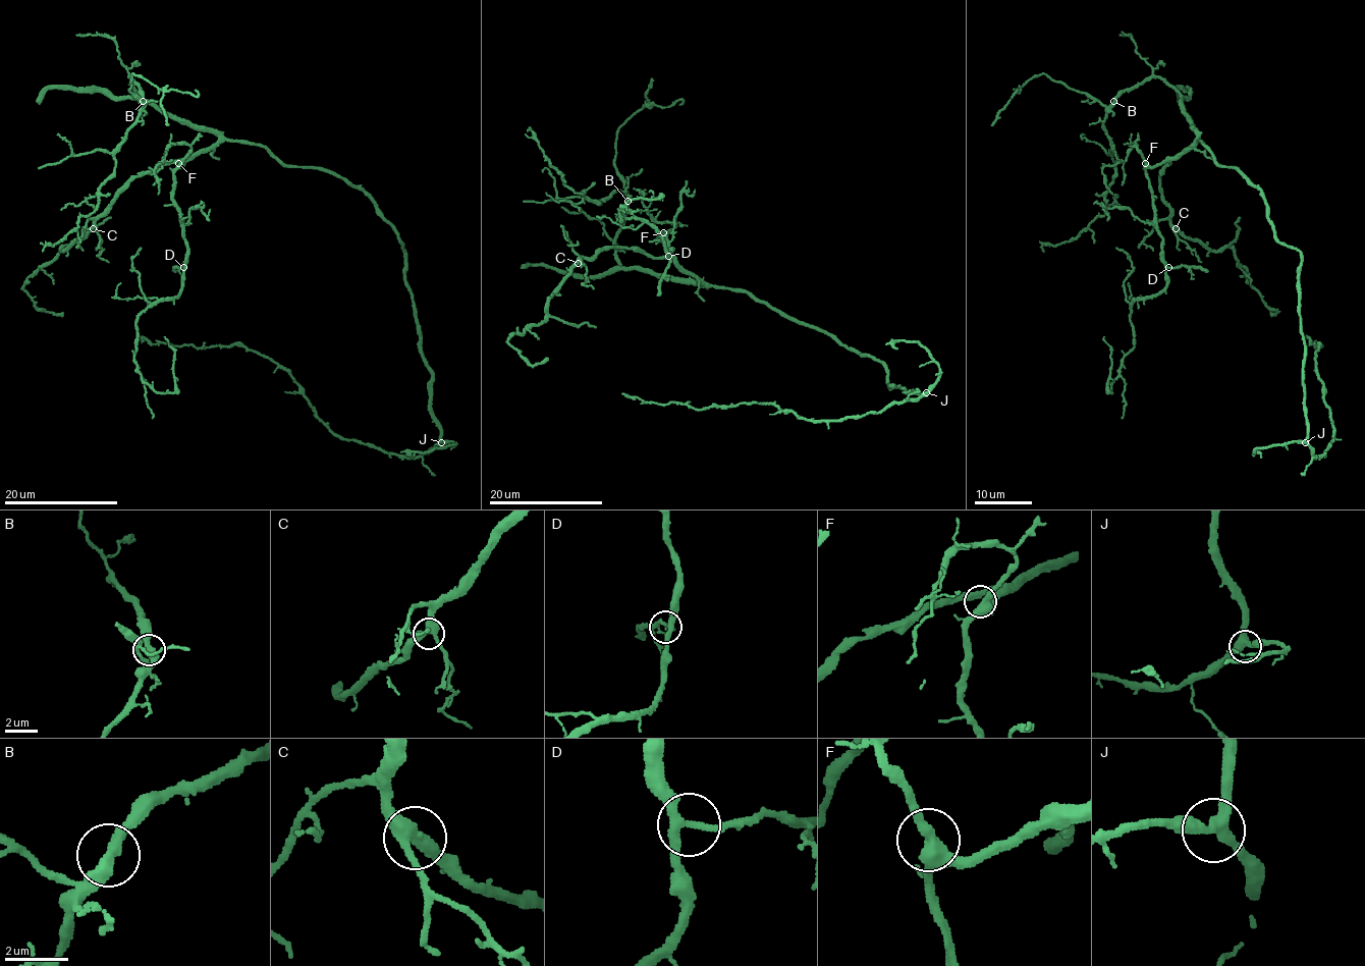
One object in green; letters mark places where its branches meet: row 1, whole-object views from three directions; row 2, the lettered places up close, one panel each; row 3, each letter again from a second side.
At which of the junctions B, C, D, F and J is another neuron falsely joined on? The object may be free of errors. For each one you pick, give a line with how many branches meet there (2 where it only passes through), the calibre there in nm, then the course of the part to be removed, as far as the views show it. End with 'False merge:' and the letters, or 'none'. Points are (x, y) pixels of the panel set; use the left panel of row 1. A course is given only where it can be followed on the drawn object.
False merge: none

